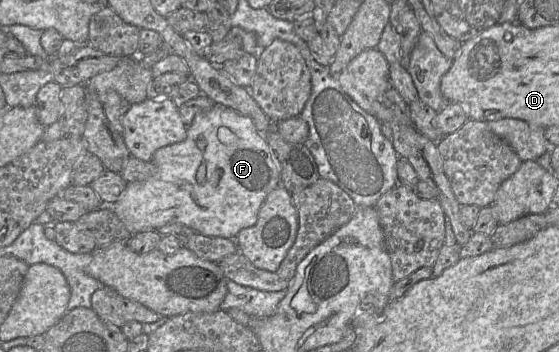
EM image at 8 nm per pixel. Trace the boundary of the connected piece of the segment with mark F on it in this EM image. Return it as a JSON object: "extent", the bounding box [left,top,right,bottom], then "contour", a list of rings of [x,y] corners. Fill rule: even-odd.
{"extent":[110,104,281,239],"contour":[[[219,104],[197,114],[187,127],[185,140],[158,149],[151,162],[155,174],[143,181],[127,183],[119,200],[110,205],[132,235],[157,231],[170,223],[181,223],[202,235],[235,239],[240,230],[256,224],[259,209],[267,195],[281,185],[280,164],[252,119]],[[199,138],[206,142],[204,149],[198,148]],[[202,163],[206,166],[206,176],[204,183],[199,183],[196,172]]]}

